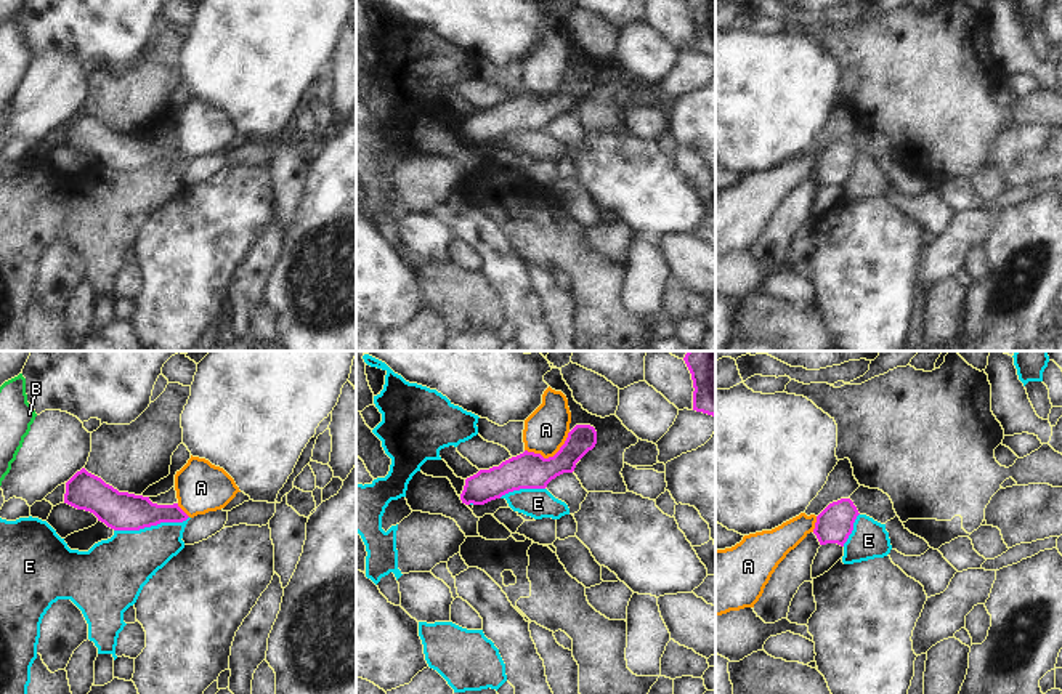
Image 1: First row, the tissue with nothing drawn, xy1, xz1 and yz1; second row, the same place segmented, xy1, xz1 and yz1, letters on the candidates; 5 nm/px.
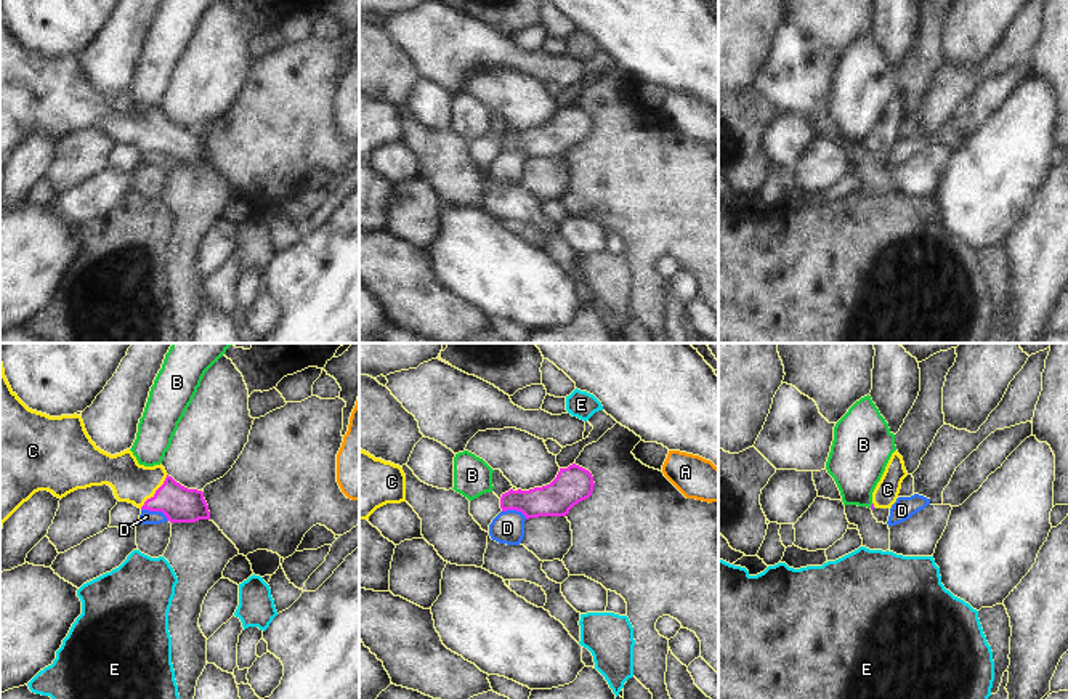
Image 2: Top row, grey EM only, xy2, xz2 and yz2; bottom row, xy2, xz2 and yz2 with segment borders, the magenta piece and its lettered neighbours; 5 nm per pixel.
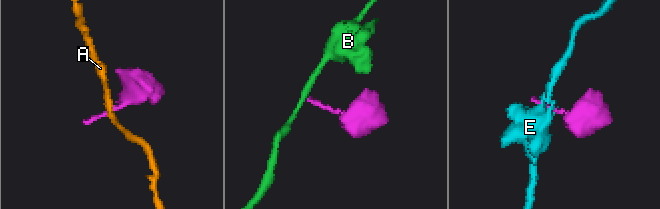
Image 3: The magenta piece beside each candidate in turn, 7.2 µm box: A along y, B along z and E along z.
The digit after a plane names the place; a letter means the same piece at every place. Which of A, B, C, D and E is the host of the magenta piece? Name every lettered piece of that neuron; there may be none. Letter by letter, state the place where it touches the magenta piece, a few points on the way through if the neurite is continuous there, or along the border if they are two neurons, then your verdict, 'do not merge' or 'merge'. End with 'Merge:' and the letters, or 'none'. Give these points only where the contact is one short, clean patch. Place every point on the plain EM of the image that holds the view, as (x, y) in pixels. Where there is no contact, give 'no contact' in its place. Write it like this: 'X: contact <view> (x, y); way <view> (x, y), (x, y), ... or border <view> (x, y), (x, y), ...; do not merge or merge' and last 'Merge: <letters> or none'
A: contact xz1 (551, 98); border xz1 (570, 72), (565, 84), (552, 96), (543, 98), (525, 92); do not merge
B: contact yz2 (871, 146); border yz2 (873, 145), (869, 148); do not merge
C: contact xy2 (156, 132); way xy2 (178, 145), (156, 132), (133, 124); merge
D: contact xy2 (156, 151); border xy2 (141, 149), (161, 153), (169, 161); do not merge
E: contact xy1 (151, 165); border xy1 (188, 157), (182, 162), (161, 162), (138, 170), (114, 172); do not merge
Merge: C

